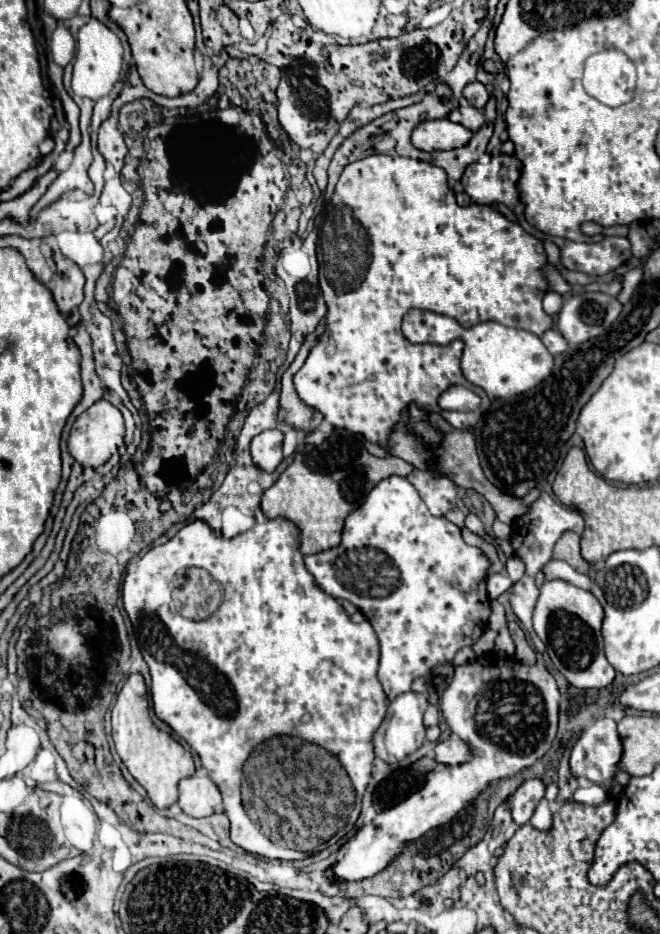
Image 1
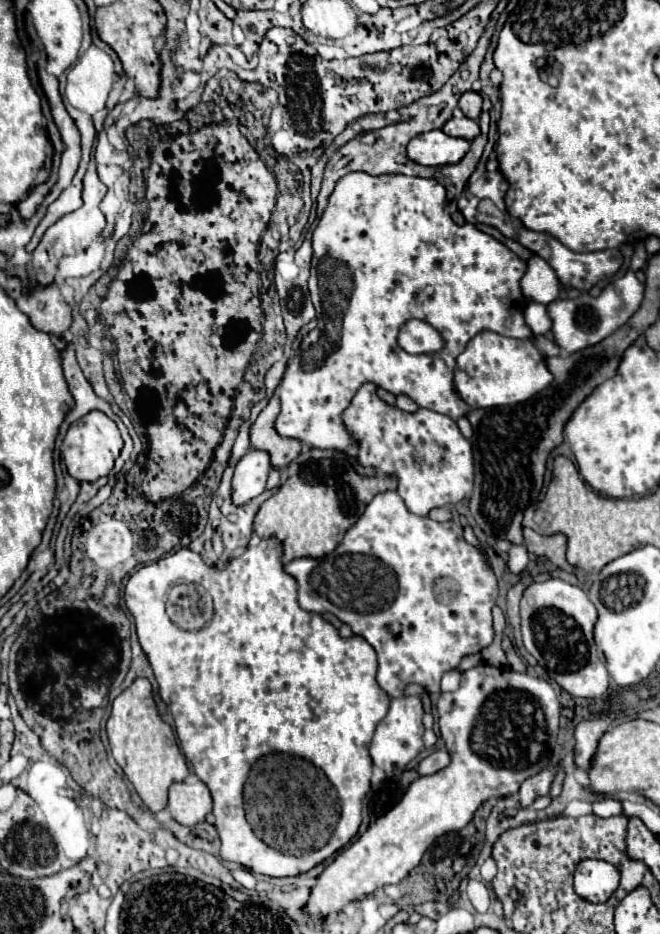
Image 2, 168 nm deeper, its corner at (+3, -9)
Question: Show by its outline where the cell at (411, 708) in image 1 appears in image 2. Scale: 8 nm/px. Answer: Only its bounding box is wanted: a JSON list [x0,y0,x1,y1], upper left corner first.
[369,697,423,773]

